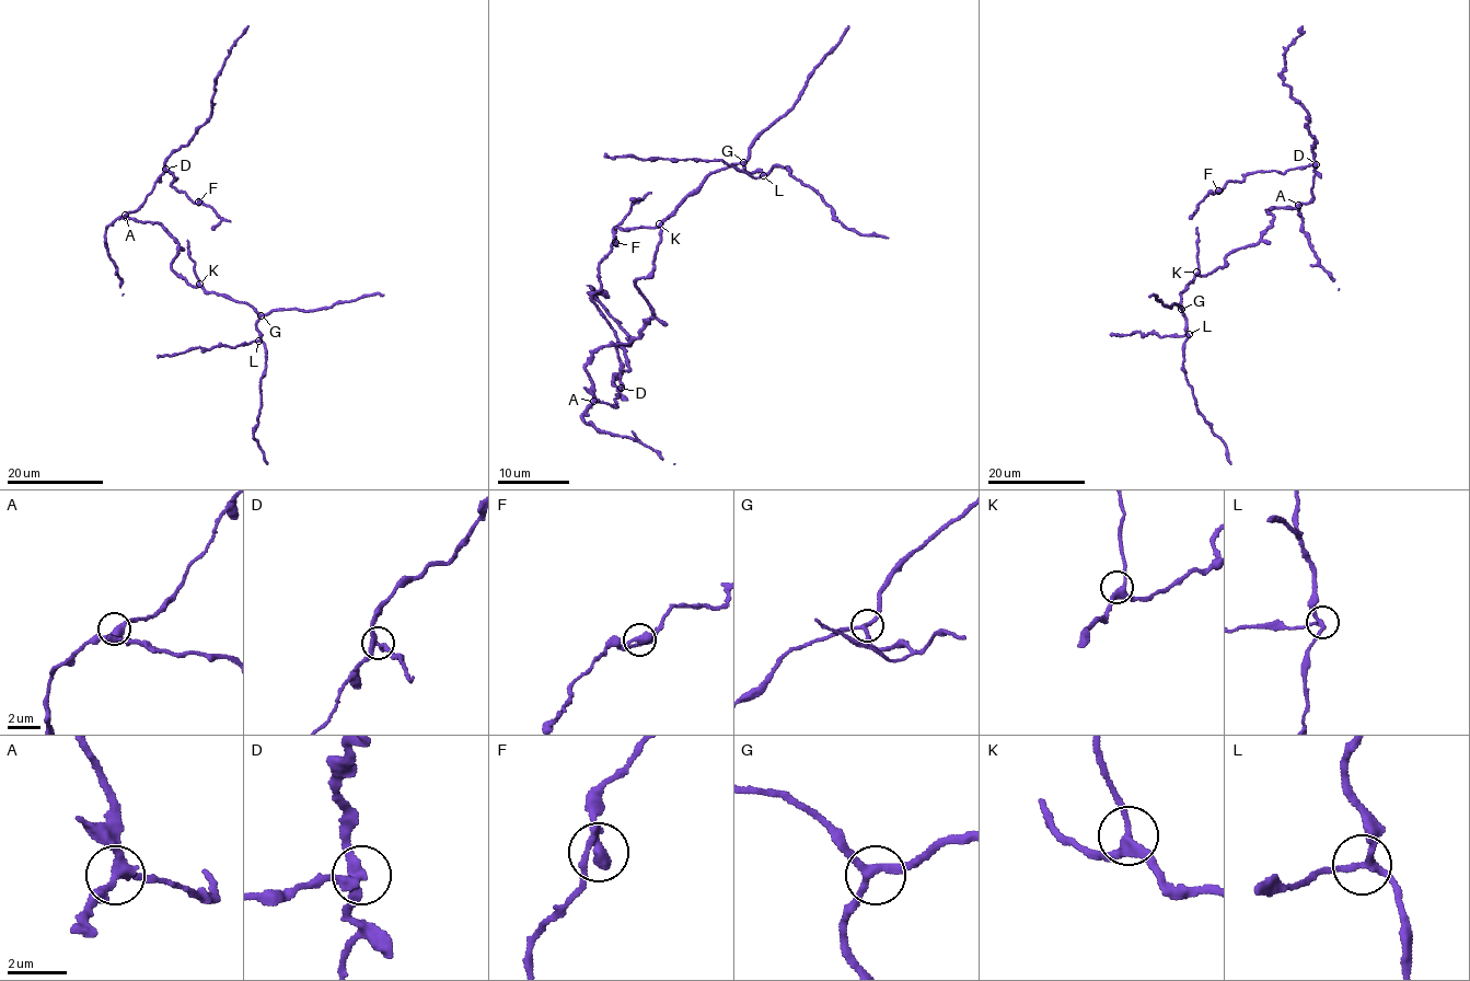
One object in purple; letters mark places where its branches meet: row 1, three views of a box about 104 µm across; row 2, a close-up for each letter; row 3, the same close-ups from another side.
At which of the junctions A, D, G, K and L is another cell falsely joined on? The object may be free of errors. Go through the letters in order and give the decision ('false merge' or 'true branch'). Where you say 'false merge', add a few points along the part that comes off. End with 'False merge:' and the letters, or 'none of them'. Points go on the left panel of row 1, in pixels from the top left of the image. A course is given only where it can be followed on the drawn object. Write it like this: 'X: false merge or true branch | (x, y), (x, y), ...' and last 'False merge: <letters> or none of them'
A: true branch
D: false merge | (165, 169), (177, 179), (172, 185), (177, 191), (184, 192), (193, 203), (216, 211), (220, 220), (212, 229)
G: true branch
K: true branch
L: true branch
False merge: D

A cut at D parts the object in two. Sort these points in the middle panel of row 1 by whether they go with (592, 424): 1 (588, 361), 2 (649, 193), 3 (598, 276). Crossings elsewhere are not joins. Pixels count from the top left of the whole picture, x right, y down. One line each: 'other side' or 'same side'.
1: same side
2: other side
3: other side

